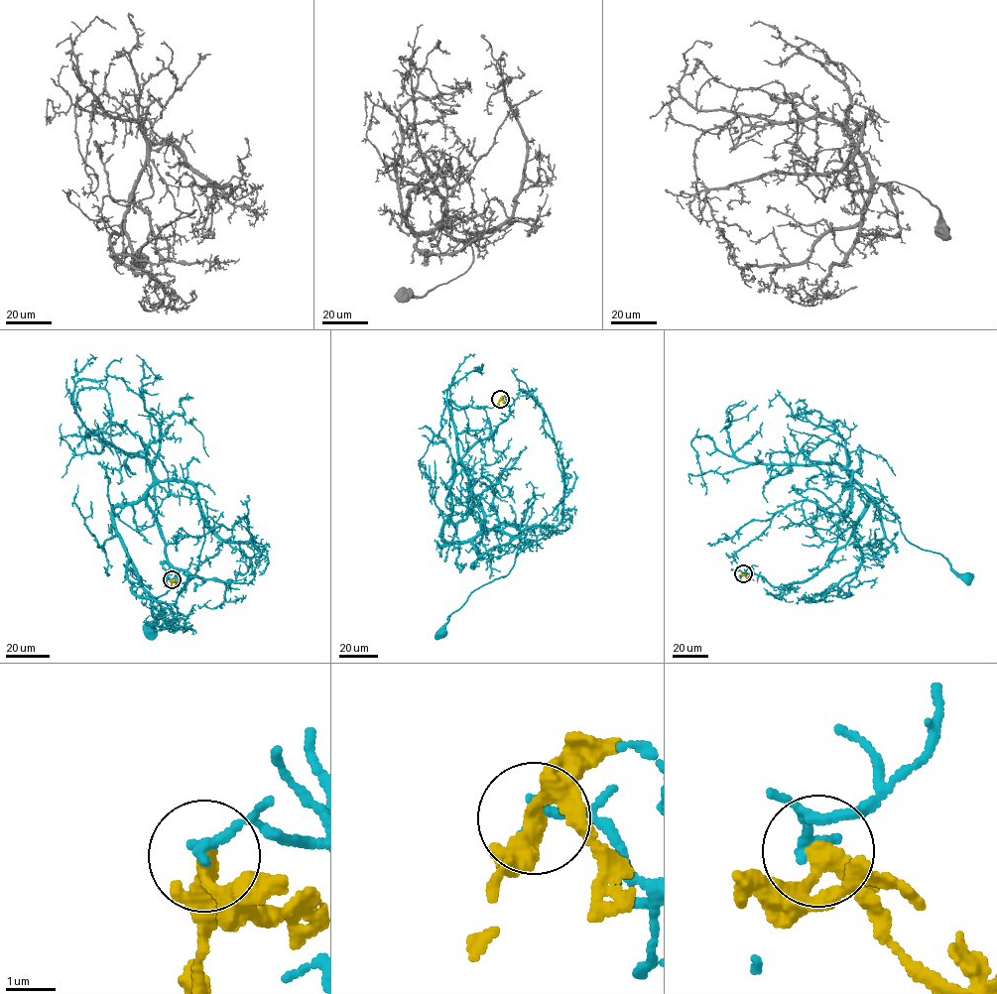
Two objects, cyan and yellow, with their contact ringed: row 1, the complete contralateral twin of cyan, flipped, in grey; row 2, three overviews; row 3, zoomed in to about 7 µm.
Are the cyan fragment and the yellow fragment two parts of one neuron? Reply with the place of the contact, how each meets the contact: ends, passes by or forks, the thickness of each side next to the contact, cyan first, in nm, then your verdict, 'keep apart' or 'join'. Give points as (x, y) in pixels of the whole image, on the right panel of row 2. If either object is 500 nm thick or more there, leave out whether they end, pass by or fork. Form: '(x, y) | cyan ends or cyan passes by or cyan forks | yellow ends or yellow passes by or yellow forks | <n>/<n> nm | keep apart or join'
(743, 573) | cyan ends | yellow passes by | 240/300 nm | keep apart

